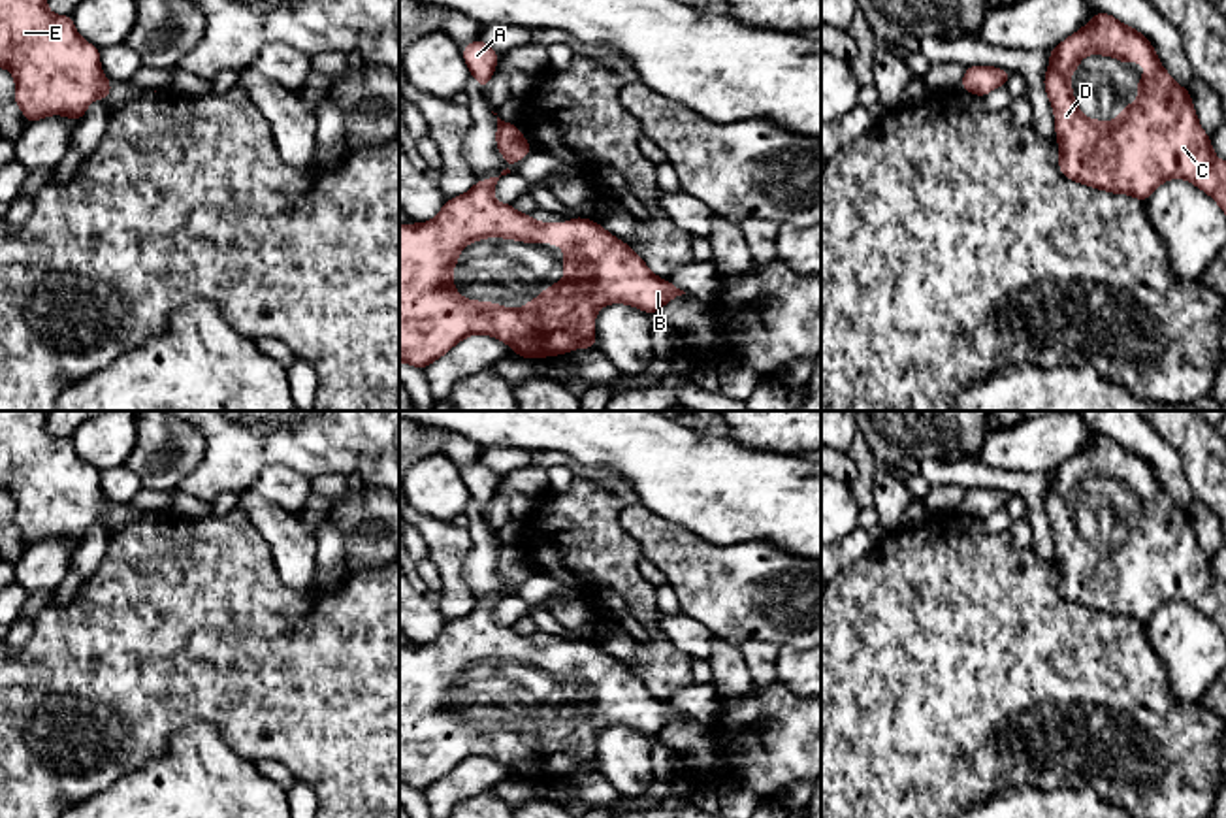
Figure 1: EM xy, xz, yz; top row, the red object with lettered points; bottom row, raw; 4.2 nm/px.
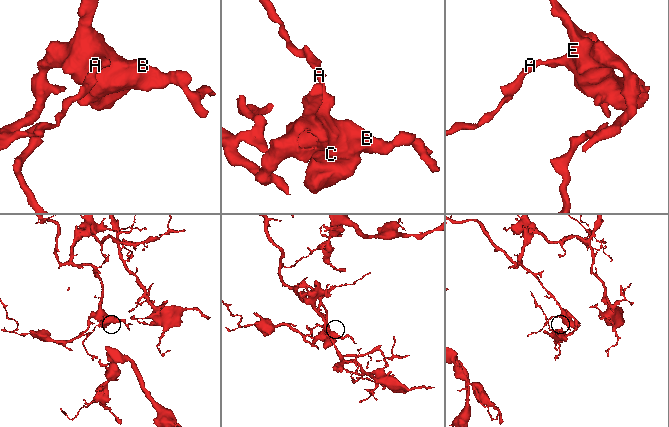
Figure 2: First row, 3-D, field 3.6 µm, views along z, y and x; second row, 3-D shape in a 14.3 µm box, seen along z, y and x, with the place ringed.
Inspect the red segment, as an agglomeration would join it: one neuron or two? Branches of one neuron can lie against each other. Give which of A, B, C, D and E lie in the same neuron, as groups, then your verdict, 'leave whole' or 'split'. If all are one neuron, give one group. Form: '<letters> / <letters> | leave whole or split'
A B C D E | leave whole

